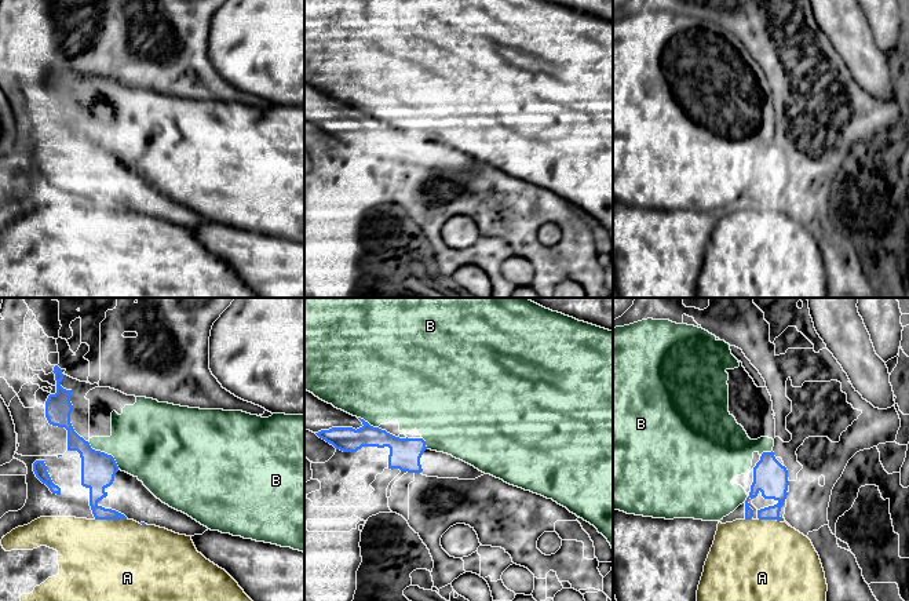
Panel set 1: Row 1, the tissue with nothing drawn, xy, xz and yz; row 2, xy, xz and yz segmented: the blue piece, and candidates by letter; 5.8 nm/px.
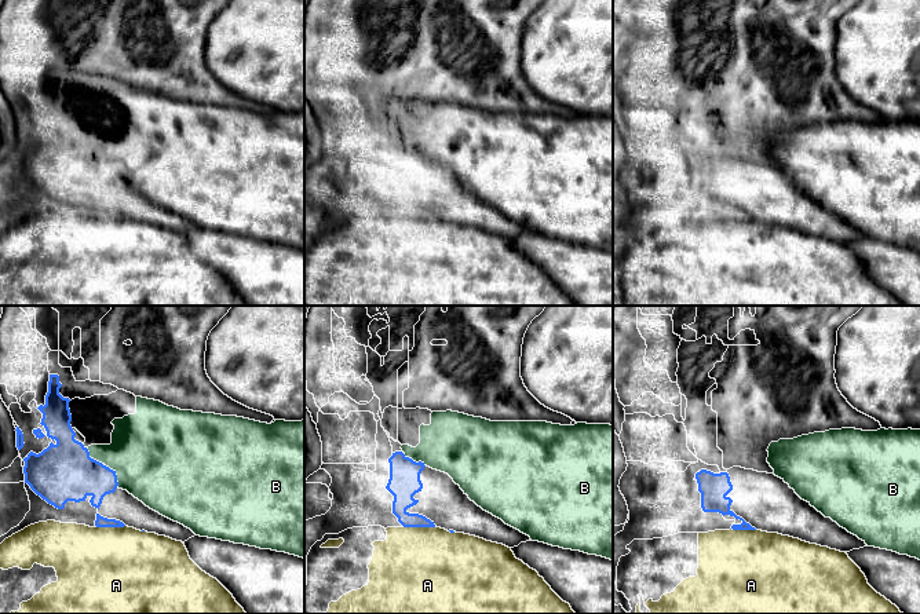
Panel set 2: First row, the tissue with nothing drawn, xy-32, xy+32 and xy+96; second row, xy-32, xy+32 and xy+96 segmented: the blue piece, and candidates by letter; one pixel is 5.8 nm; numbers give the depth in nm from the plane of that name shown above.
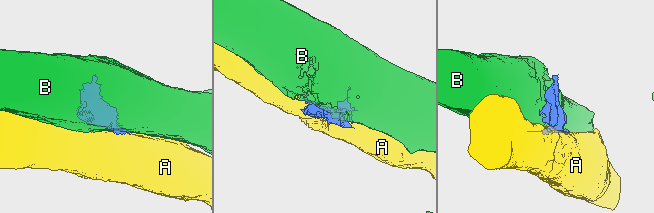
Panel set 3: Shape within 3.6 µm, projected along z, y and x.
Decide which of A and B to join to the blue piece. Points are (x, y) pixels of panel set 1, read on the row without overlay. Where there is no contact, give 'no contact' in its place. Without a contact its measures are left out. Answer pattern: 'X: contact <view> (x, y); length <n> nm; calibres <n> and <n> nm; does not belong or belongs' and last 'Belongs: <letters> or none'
A: contact xy (110, 210); length 180 nm; calibres 150 and 500 nm; does not belong
B: contact xy (103, 144); length 240 nm; calibres 200 and 400 nm; does not belong
Belongs: none

